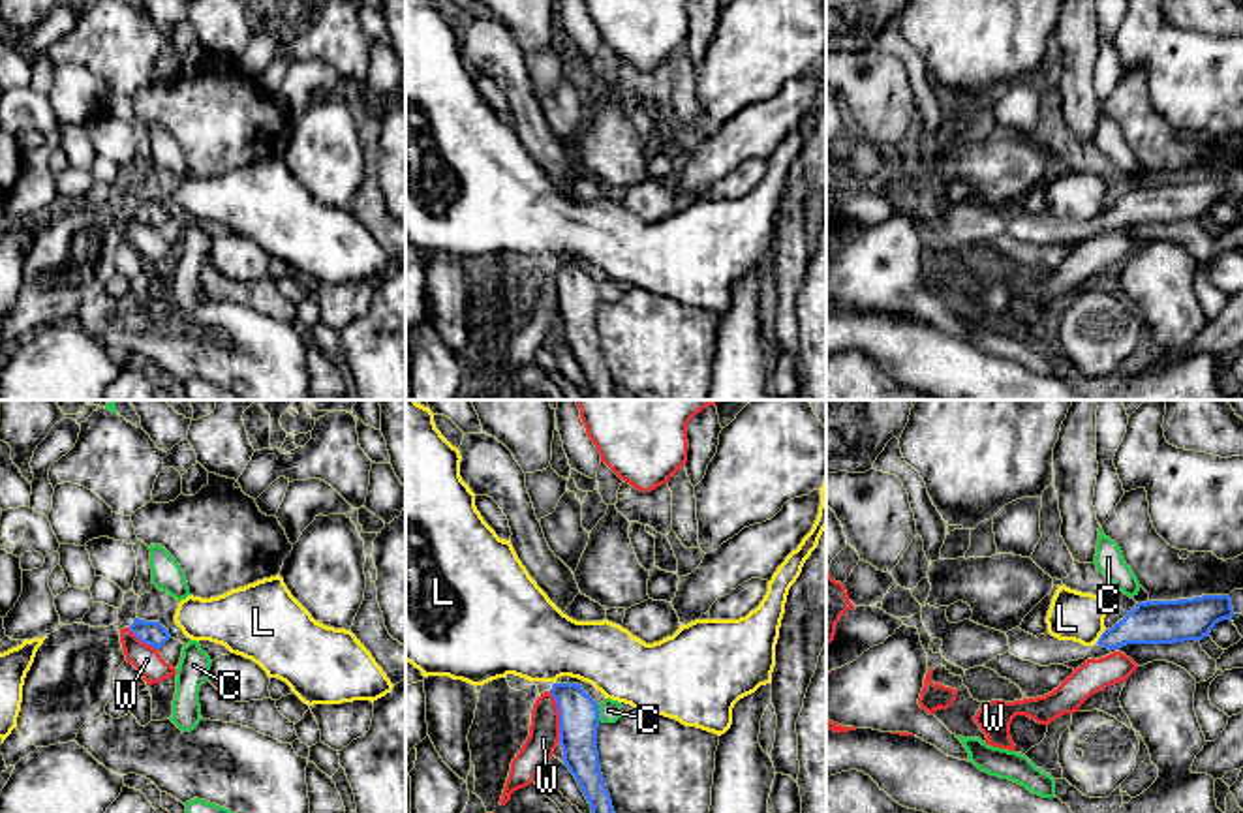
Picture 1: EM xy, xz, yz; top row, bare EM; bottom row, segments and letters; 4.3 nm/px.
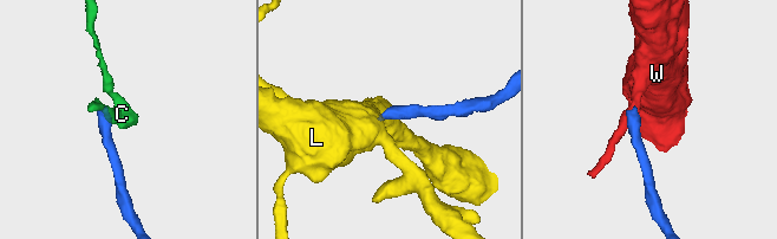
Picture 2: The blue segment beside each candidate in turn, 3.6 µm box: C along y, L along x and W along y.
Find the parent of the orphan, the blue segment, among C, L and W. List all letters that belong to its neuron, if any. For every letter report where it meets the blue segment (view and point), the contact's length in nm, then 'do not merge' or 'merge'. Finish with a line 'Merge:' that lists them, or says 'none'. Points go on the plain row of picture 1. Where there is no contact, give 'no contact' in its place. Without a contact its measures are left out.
C: meets blue in xz at (598, 291); contact 70 nm long; do not merge
L: meets blue in yz at (1101, 214); contact 60 nm long; do not merge
W: meets blue in xz at (560, 297); contact 220 nm long; do not merge
Merge: none

